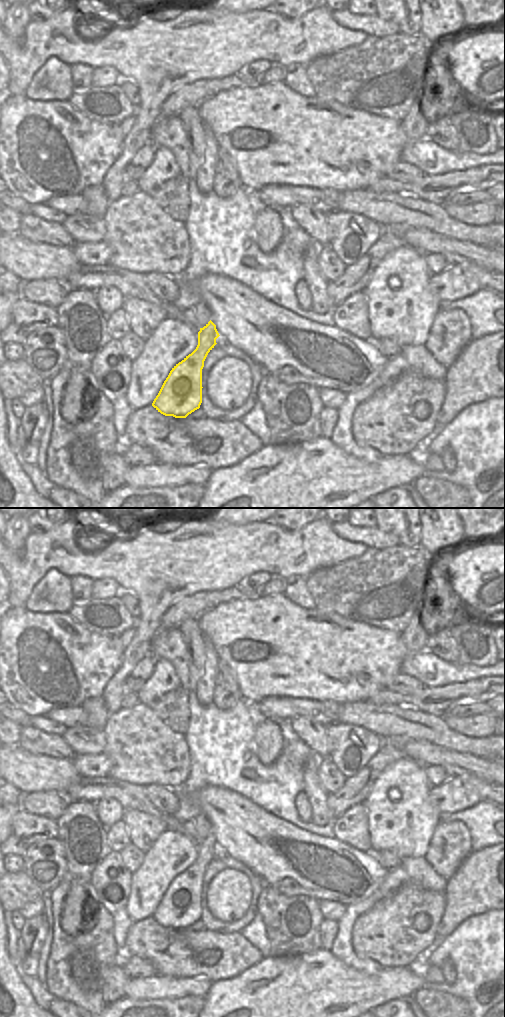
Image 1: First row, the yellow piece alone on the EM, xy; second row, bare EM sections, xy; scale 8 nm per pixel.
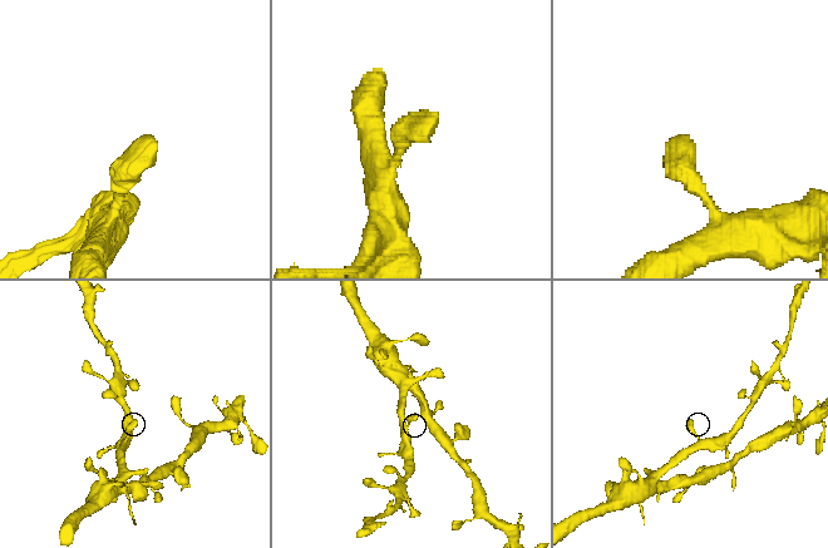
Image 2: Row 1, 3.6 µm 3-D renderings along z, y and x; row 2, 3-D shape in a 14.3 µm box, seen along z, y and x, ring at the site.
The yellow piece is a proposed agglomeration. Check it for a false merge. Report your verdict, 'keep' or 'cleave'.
keep

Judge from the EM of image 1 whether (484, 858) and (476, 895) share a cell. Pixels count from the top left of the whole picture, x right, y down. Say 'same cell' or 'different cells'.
same cell

